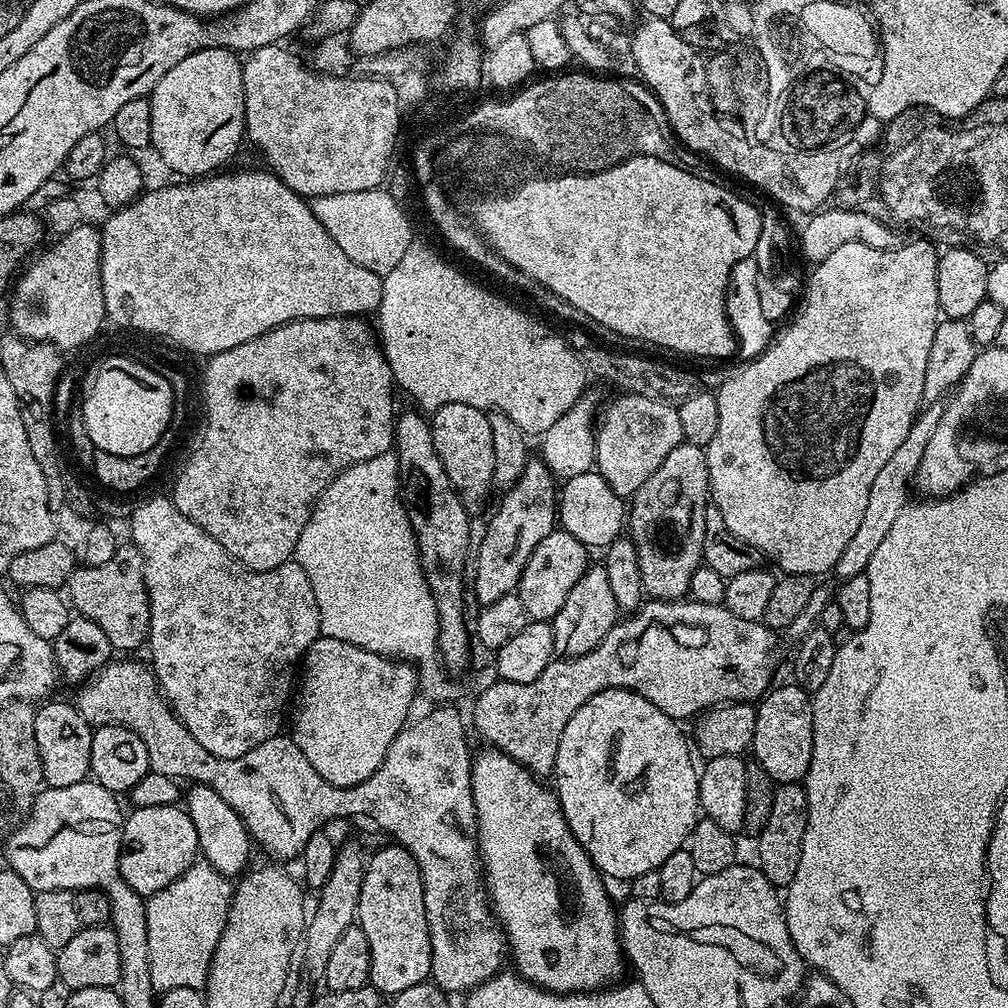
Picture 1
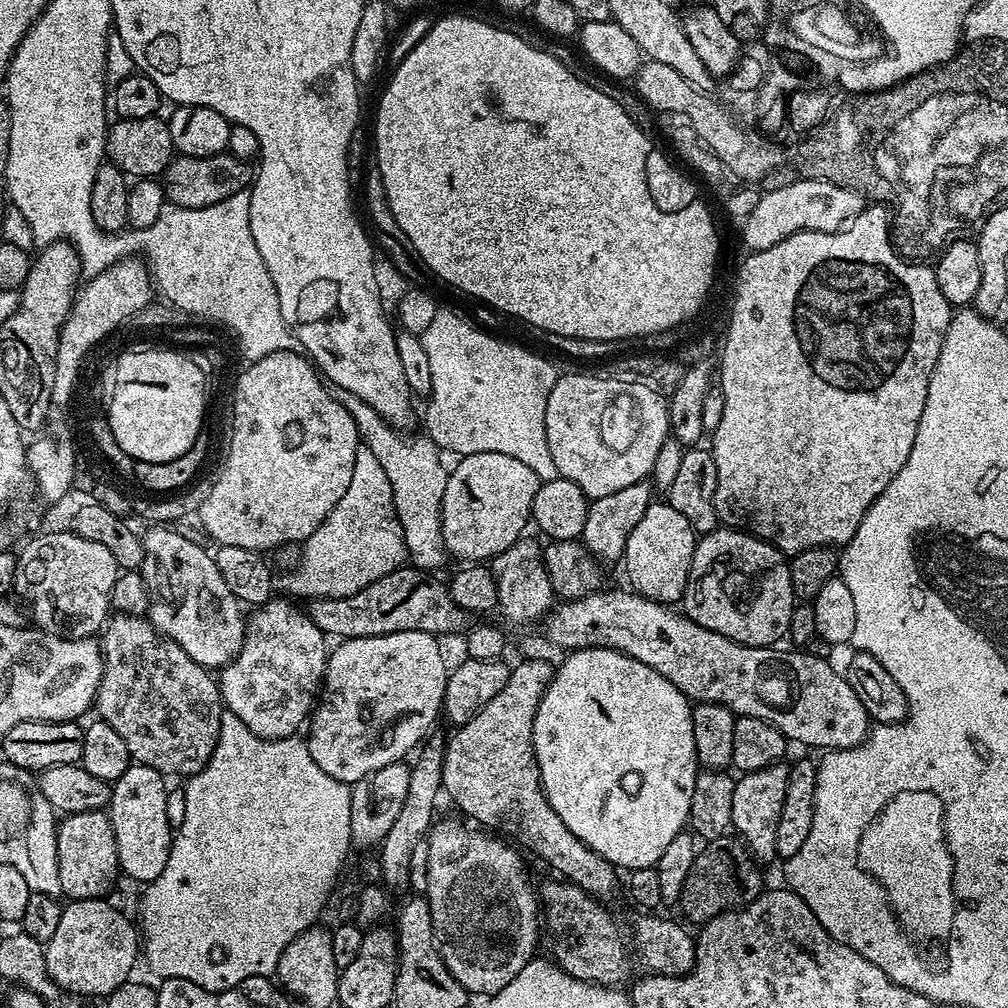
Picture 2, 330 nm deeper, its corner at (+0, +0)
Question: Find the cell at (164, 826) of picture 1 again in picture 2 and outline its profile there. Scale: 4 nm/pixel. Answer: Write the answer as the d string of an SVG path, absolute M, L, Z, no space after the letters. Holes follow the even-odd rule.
M135 762L129 764L126 774L112 784L112 797L106 811L112 822L114 842L118 846L121 873L132 880L151 882L166 870L174 825L170 818L166 818L166 798L170 788L164 784L167 784L166 777L158 770Z

